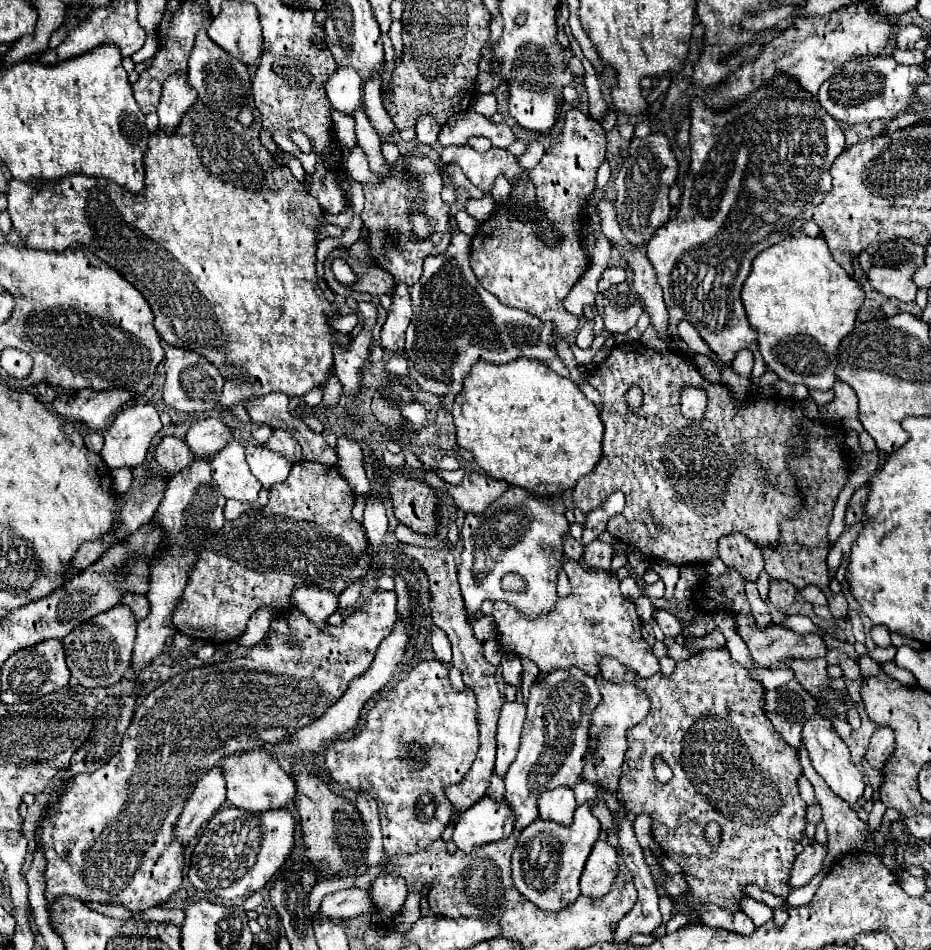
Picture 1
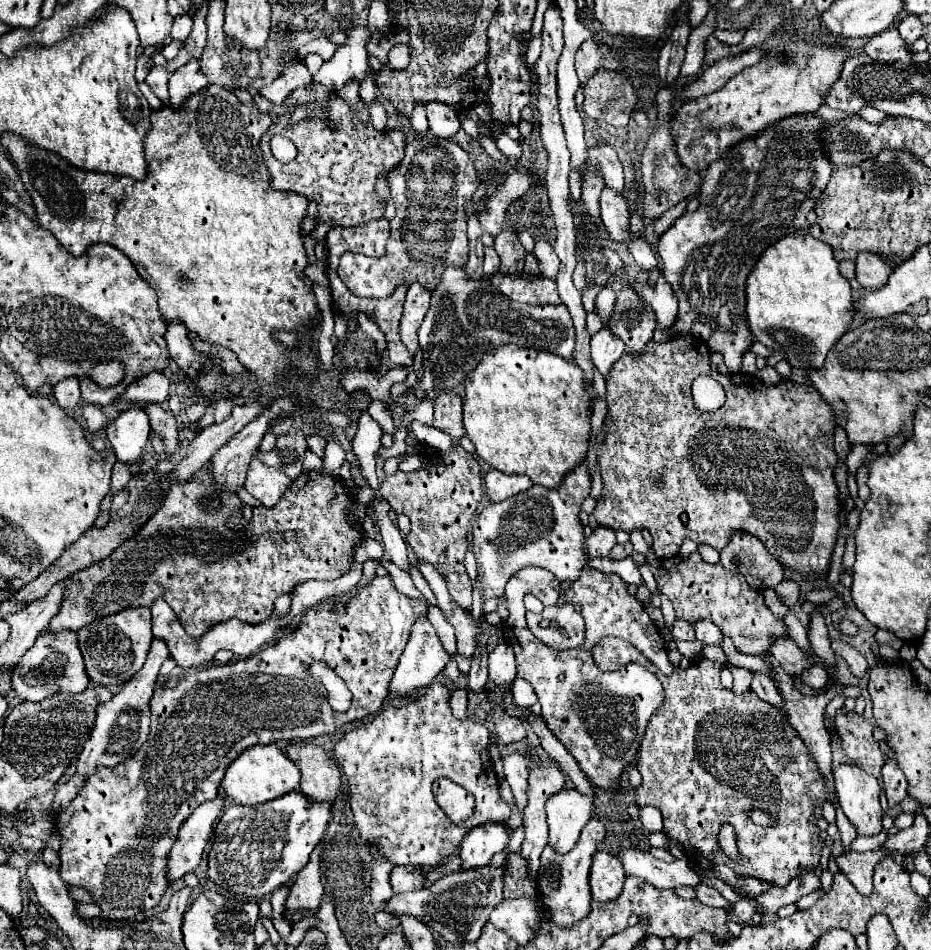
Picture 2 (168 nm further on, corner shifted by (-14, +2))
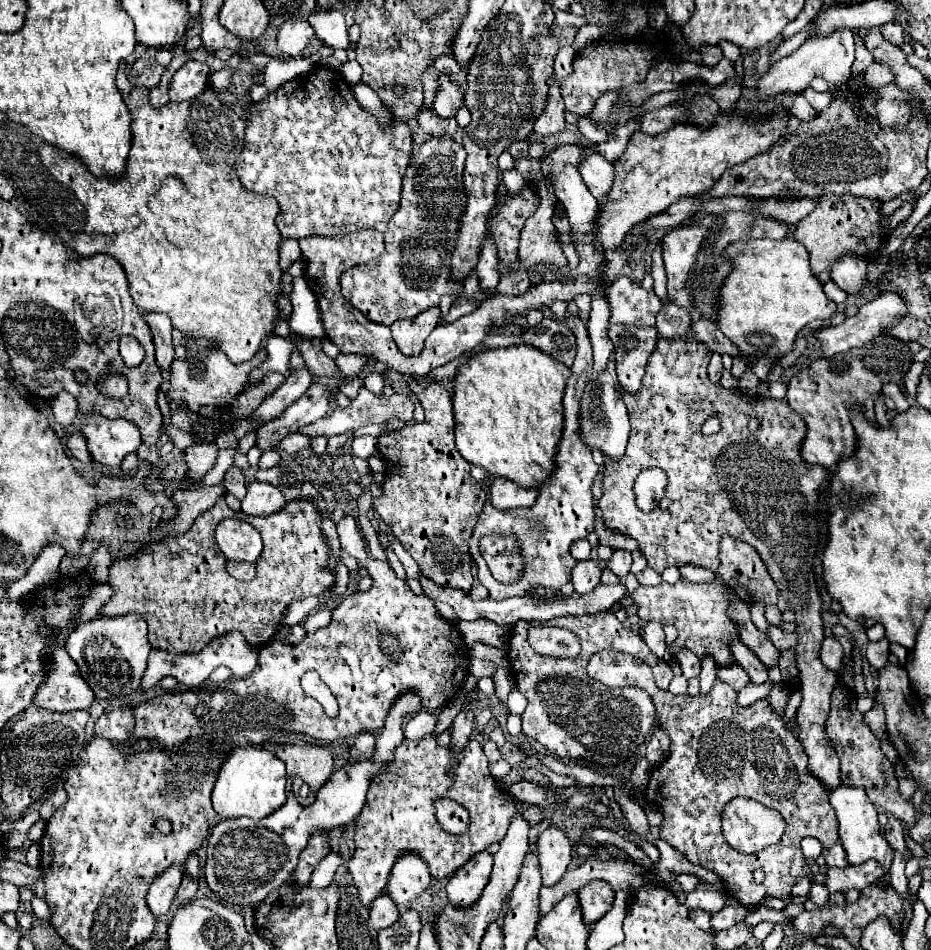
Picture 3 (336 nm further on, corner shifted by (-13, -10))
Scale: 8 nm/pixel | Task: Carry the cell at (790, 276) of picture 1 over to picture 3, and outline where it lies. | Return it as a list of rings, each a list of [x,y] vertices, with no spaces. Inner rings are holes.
[[[793,237],[781,241],[749,239],[731,243],[723,251],[731,265],[719,289],[717,325],[743,355],[779,357],[793,351],[797,333],[815,319],[829,319],[837,305],[823,293],[821,283],[809,269],[809,255]]]

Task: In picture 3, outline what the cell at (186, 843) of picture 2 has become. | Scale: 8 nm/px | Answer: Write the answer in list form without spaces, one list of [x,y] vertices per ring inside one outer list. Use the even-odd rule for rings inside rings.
[[[185,865],[181,867],[169,867],[169,871],[165,871],[163,875],[159,875],[147,893],[147,907],[153,913],[155,919],[159,919],[161,915],[167,915],[171,909],[171,901],[181,885],[181,871],[185,871]]]

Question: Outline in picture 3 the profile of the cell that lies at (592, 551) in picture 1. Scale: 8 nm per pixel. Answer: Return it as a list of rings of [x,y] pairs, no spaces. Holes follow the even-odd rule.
[[[613,551],[611,559],[607,563],[609,563],[609,569],[617,577],[625,577],[629,573],[629,567],[631,567],[631,553],[629,551]]]

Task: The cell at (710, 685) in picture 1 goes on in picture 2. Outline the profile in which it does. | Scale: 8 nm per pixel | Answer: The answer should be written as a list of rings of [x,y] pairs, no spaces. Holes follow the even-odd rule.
[[[606,637],[594,647],[594,661],[602,671],[616,671],[616,661],[638,661],[648,671],[658,675],[664,685],[664,703],[652,715],[642,745],[638,749],[638,769],[642,773],[642,783],[634,789],[634,801],[638,805],[654,805],[662,811],[664,833],[678,841],[684,847],[684,853],[692,867],[714,867],[718,863],[728,863],[728,859],[718,849],[716,837],[722,823],[734,825],[738,833],[738,849],[742,863],[730,863],[744,875],[764,879],[770,883],[788,883],[794,875],[806,871],[808,867],[818,867],[820,863],[820,829],[816,825],[820,817],[820,805],[824,799],[830,799],[826,793],[824,779],[806,751],[798,731],[788,723],[782,723],[782,717],[774,707],[762,703],[752,689],[742,695],[734,695],[732,689],[722,687],[720,683],[720,663],[706,657],[696,659],[690,667],[676,667],[674,673],[662,675],[648,659],[642,659],[630,643],[616,637]],[[758,807],[776,815],[776,825],[762,827],[748,819],[748,813]]]

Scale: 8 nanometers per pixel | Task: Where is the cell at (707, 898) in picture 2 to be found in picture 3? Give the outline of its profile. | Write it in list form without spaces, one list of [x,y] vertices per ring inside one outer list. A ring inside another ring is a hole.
[[[727,903],[717,915],[711,917],[711,925],[715,931],[723,931],[723,929],[729,929],[737,923],[743,923],[747,917],[747,909],[741,907],[741,903]]]

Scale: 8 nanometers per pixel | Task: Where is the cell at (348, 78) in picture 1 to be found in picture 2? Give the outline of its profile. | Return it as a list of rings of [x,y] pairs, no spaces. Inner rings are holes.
[[[356,27],[348,31],[348,43],[334,53],[334,59],[324,61],[314,81],[326,85],[330,91],[342,89],[346,83],[356,79],[358,83],[370,75],[370,63],[366,53],[366,41],[370,31],[366,27]]]

